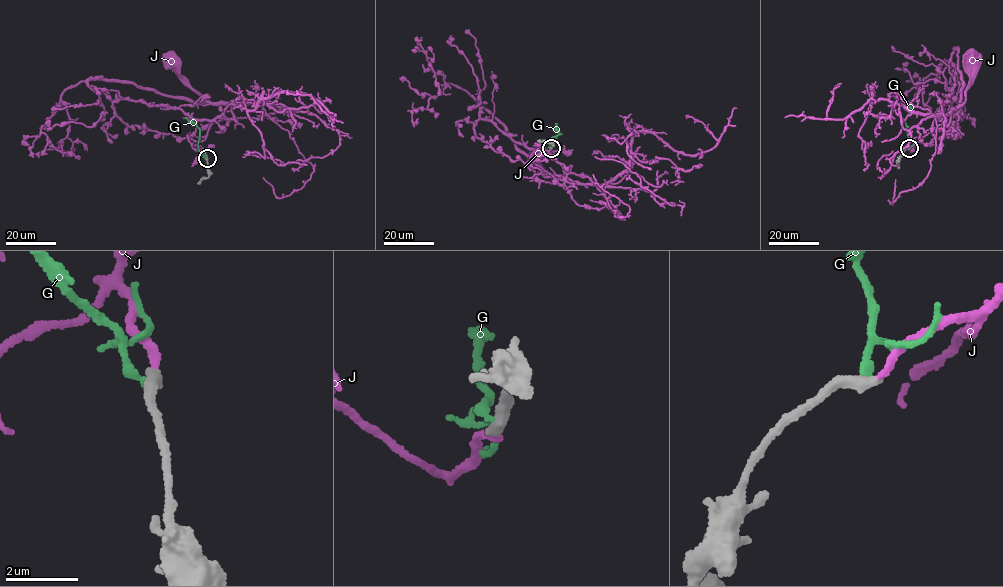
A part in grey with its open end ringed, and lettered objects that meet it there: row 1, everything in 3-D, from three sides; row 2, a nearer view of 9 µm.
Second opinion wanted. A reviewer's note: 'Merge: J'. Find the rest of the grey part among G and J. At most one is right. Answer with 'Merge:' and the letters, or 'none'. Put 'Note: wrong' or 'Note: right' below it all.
Merge: J
Note: right

